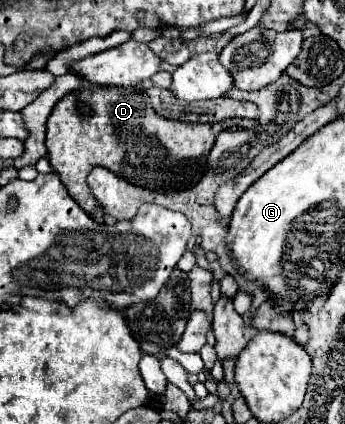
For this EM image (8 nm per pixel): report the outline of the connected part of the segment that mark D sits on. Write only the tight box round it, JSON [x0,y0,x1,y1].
[46,85,222,215]

